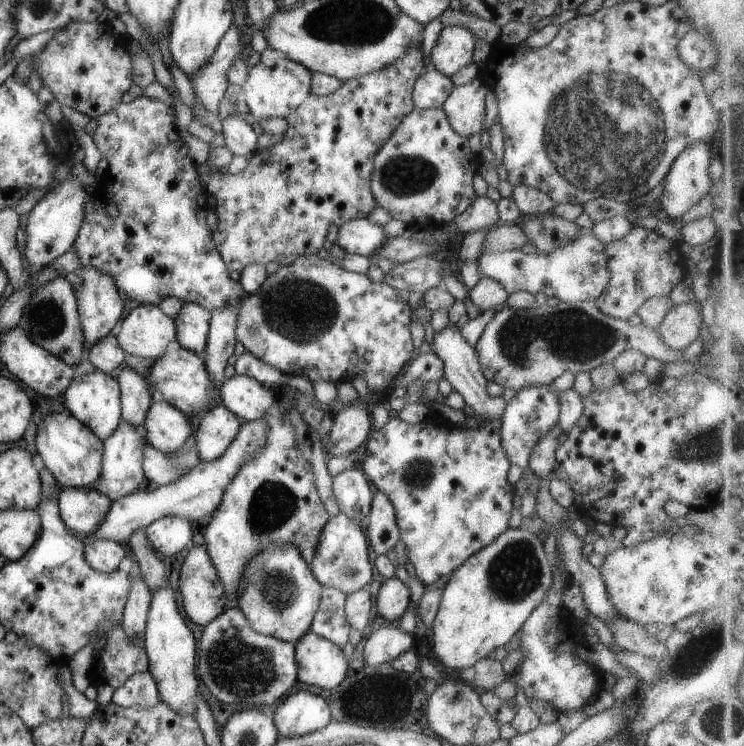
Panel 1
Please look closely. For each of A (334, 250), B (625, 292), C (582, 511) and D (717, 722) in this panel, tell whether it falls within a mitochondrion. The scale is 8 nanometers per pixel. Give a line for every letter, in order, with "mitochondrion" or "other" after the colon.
A: other
B: other
C: other
D: mitochondrion

